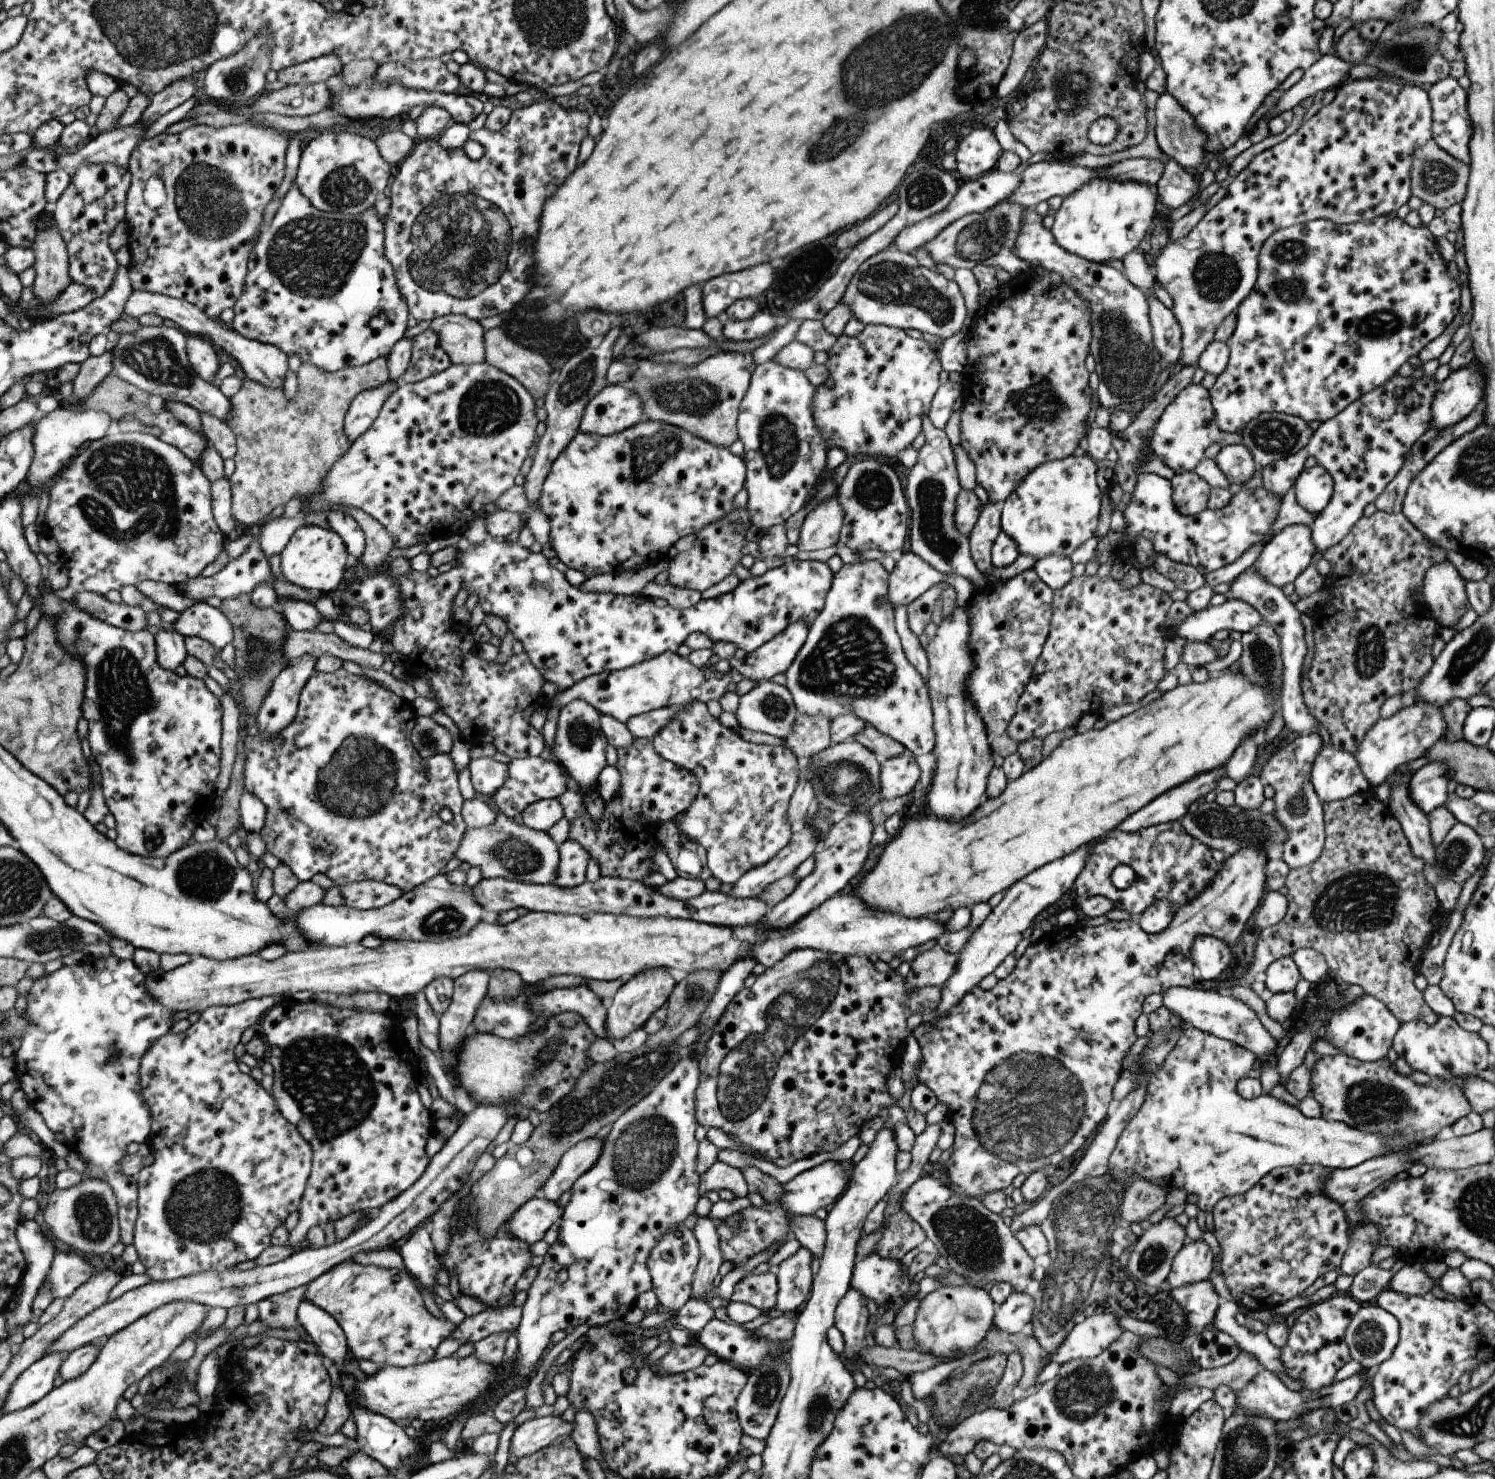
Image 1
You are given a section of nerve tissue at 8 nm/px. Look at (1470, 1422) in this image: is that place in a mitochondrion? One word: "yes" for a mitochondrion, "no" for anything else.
yes

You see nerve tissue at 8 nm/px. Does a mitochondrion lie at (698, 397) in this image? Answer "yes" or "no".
yes

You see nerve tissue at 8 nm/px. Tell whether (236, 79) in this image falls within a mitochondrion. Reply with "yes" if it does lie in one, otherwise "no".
yes

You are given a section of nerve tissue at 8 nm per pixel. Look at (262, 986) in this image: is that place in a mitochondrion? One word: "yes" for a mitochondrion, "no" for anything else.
no

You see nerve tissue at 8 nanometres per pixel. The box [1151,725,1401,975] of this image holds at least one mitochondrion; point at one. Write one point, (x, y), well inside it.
(1246, 826)

